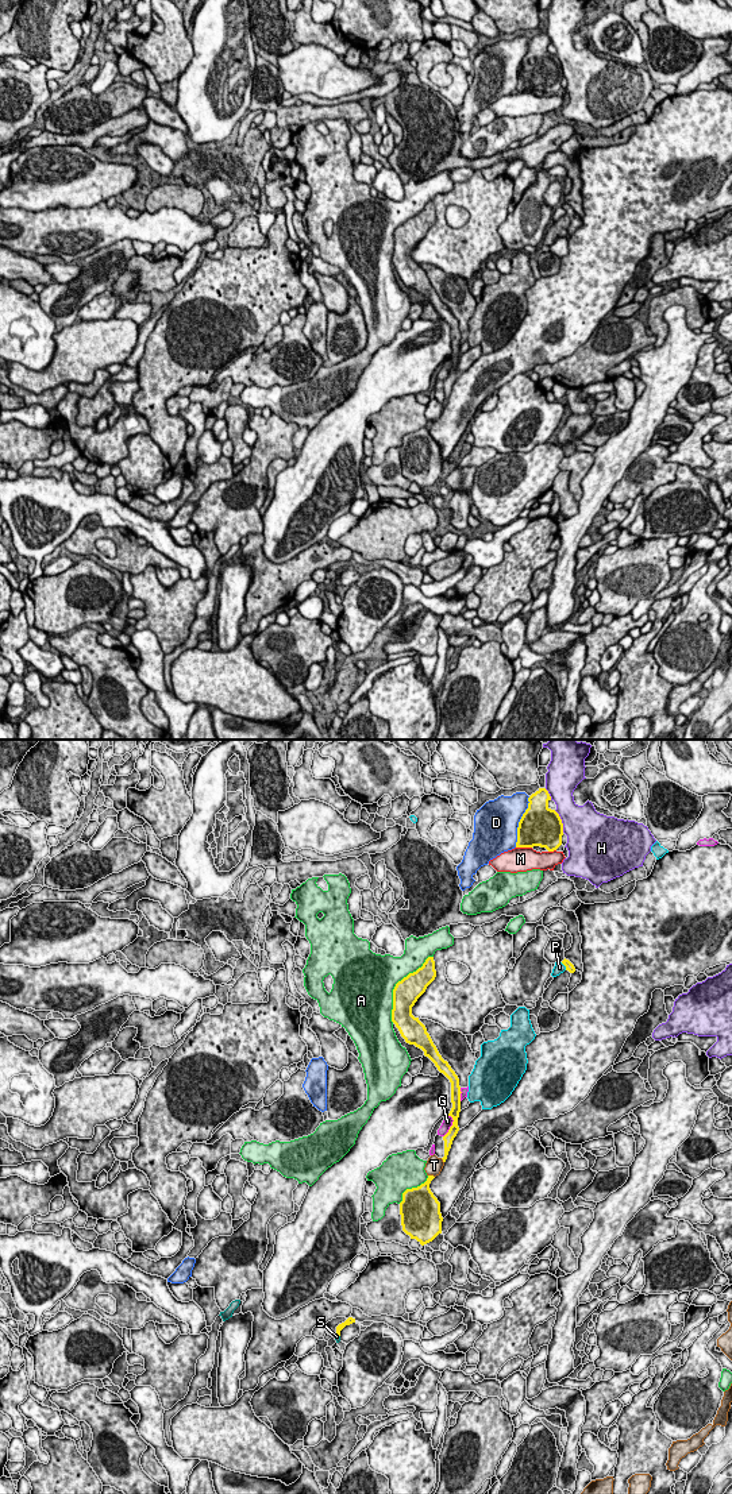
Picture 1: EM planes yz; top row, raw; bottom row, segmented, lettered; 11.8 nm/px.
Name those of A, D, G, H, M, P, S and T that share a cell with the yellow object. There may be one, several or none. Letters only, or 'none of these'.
S

